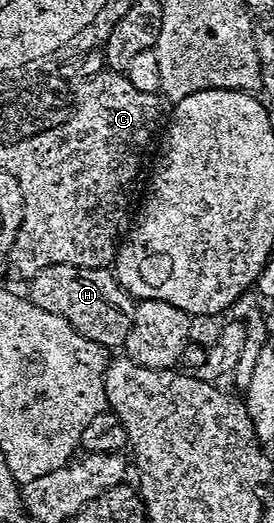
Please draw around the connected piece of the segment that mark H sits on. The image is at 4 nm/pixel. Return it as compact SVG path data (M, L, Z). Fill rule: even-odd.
M65 264L65 277L53 281L57 289L47 289L47 297L53 299L53 313L63 317L73 326L74 332L92 342L100 343L106 349L120 348L133 326L135 300L126 293L112 270L106 268L71 269ZM55 301L59 303L55 307Z

